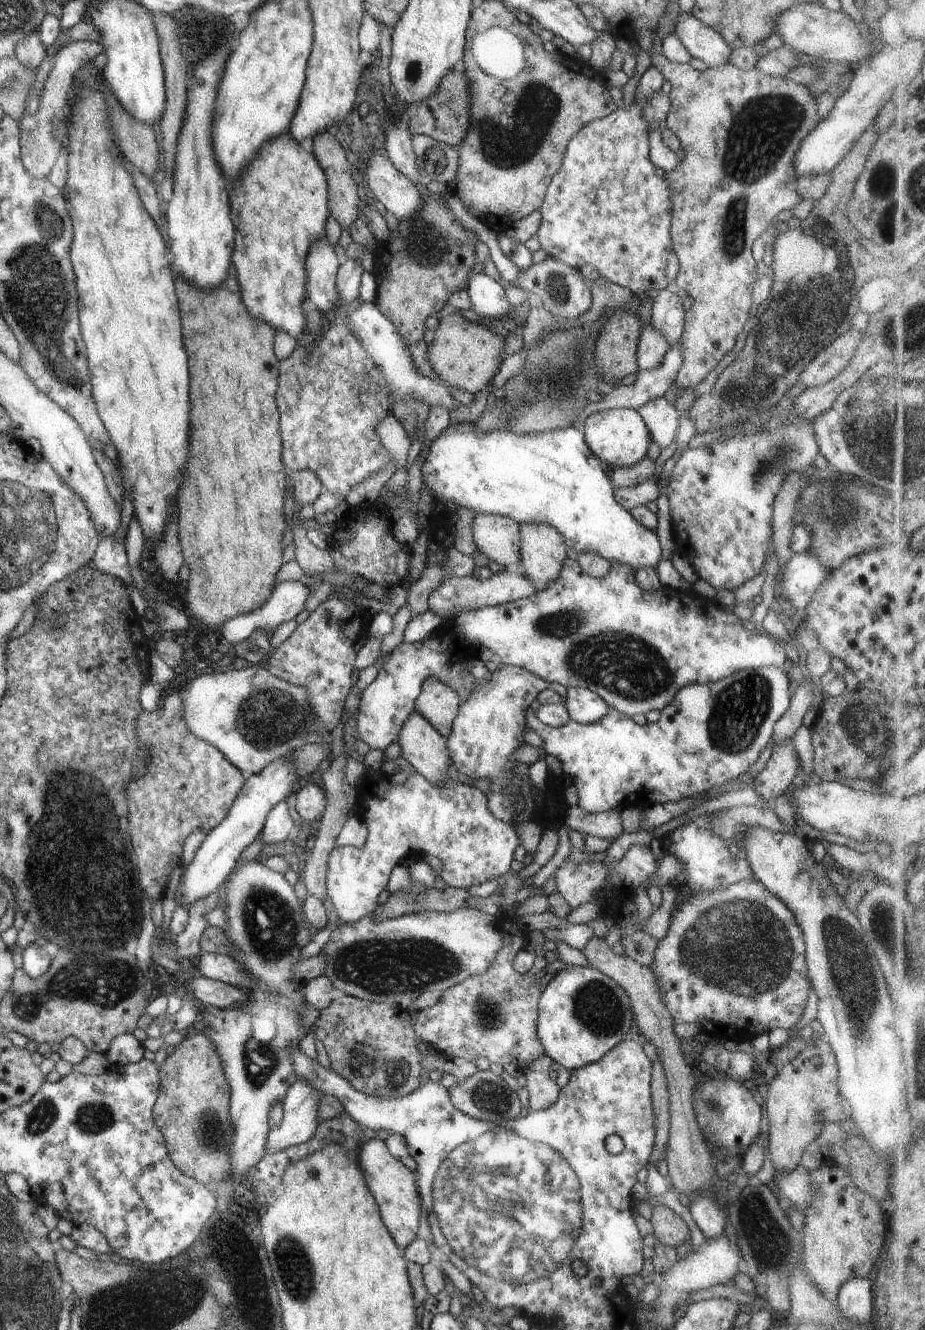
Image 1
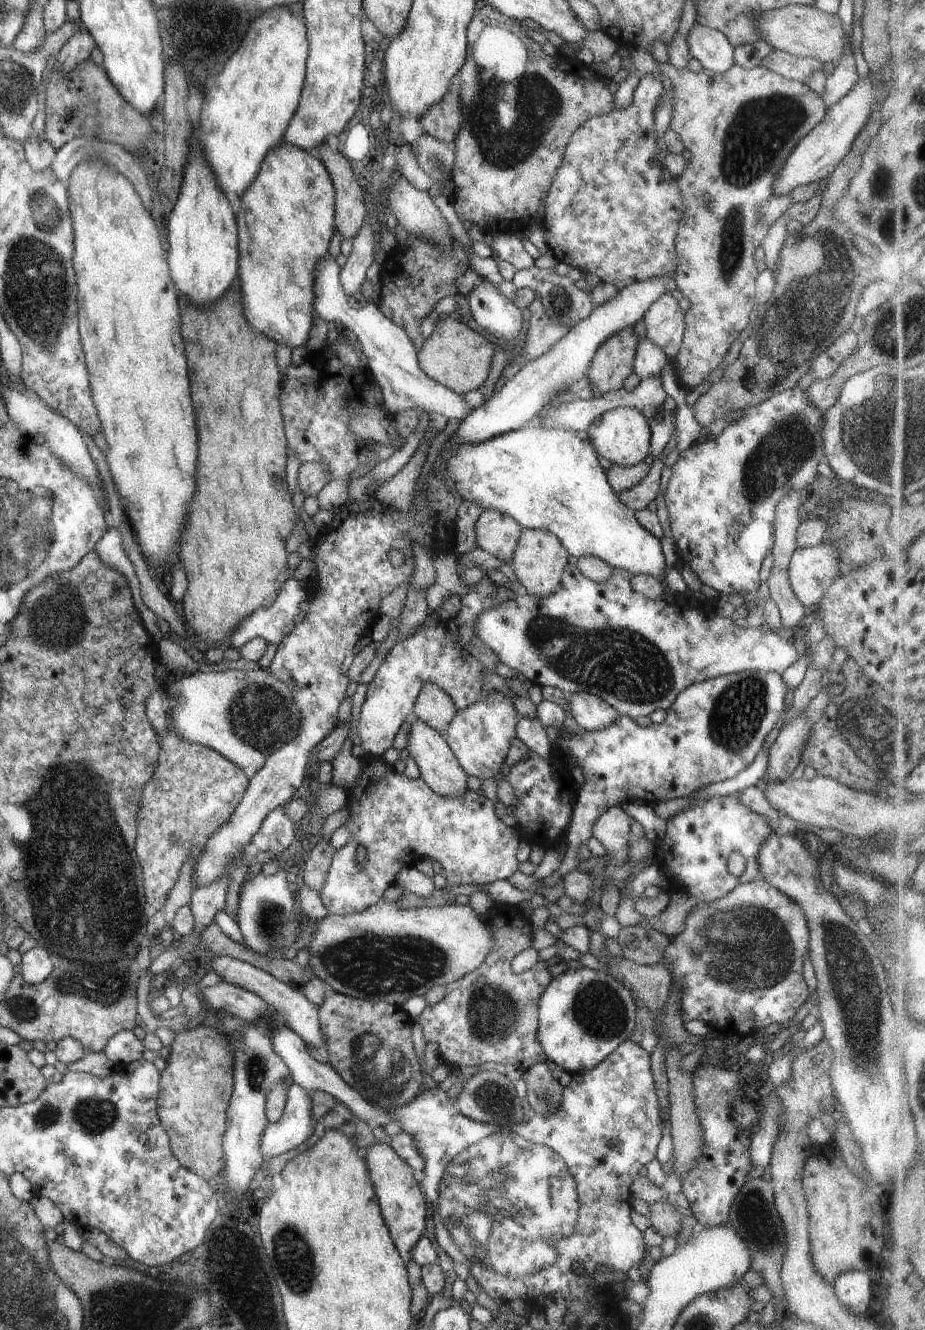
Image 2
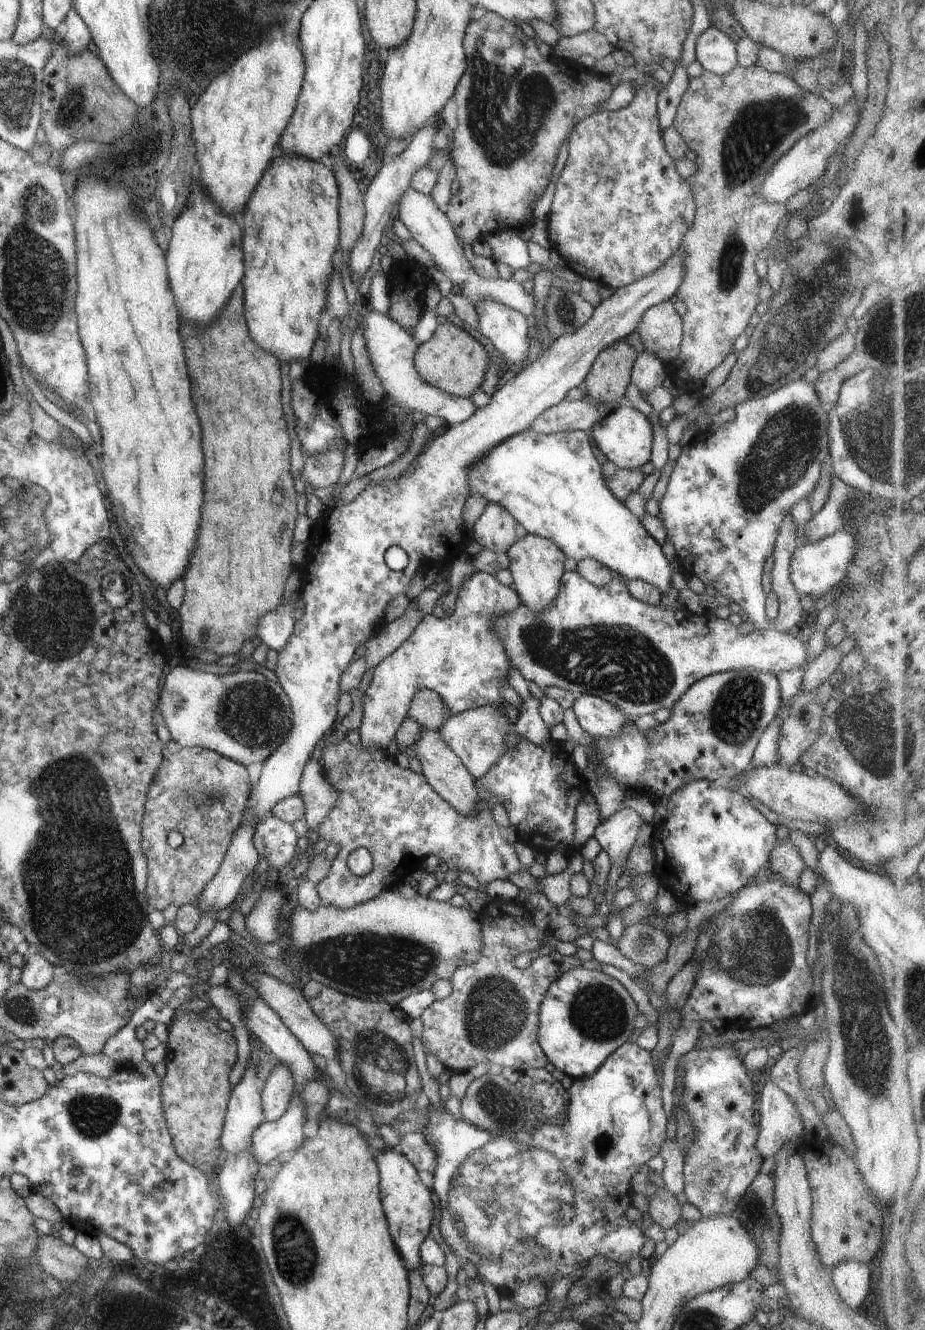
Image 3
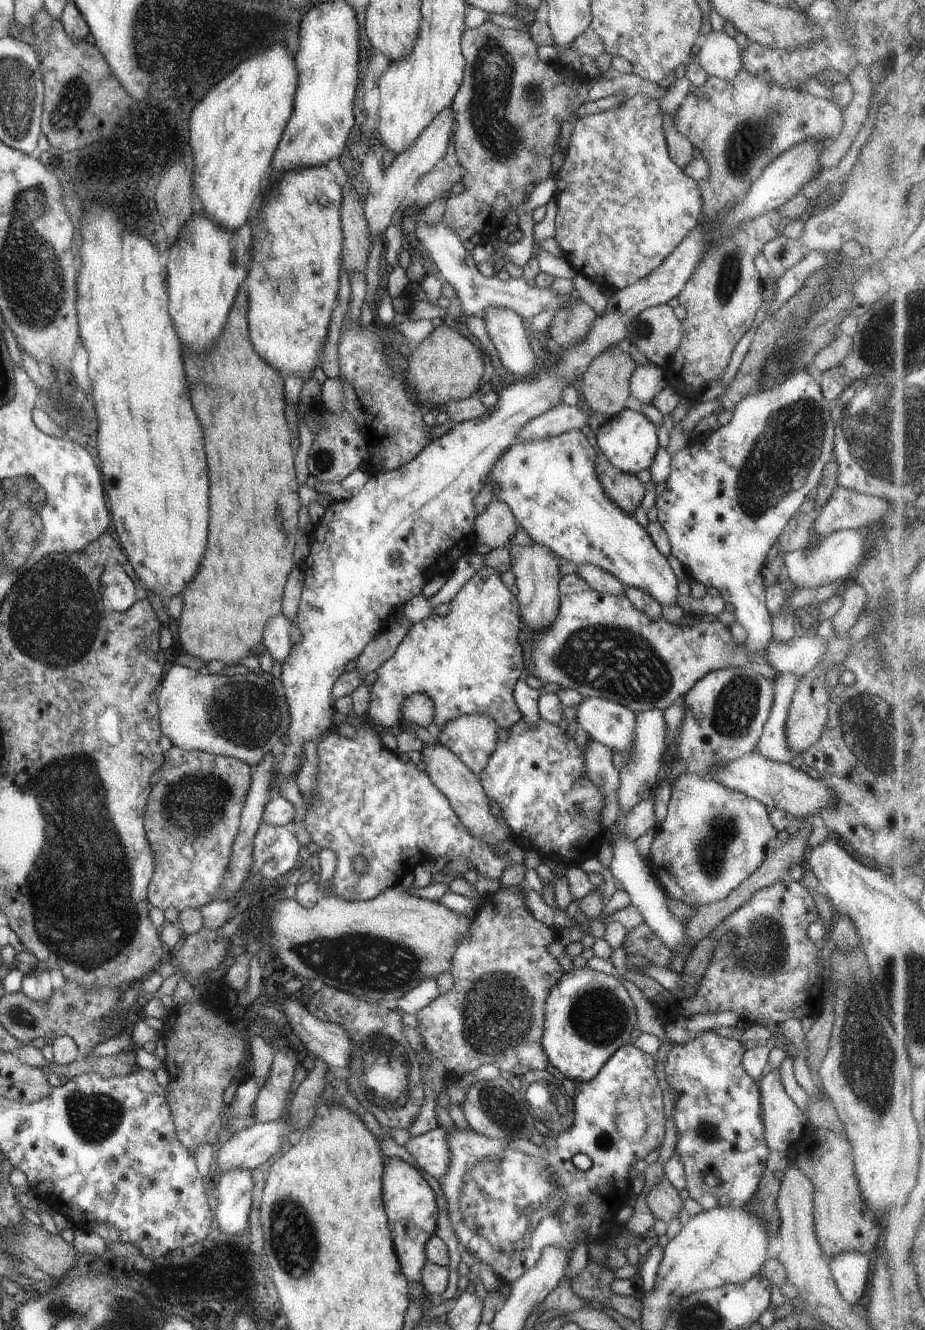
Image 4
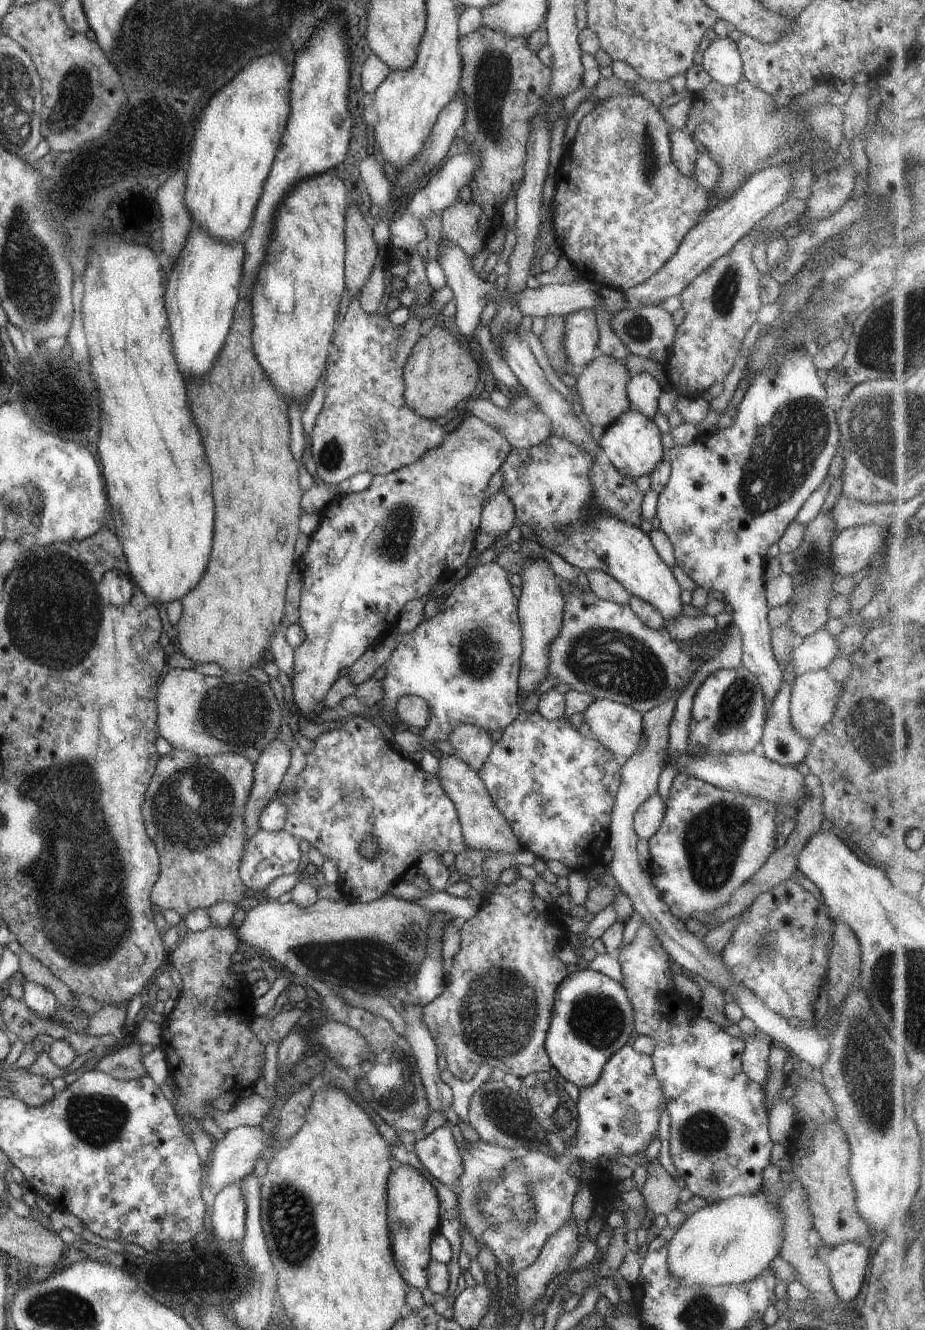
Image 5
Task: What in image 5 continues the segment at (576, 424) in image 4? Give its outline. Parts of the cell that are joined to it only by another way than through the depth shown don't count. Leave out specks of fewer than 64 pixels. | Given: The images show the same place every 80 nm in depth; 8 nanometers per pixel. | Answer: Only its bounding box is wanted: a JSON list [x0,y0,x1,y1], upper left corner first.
[462,395,550,448]

